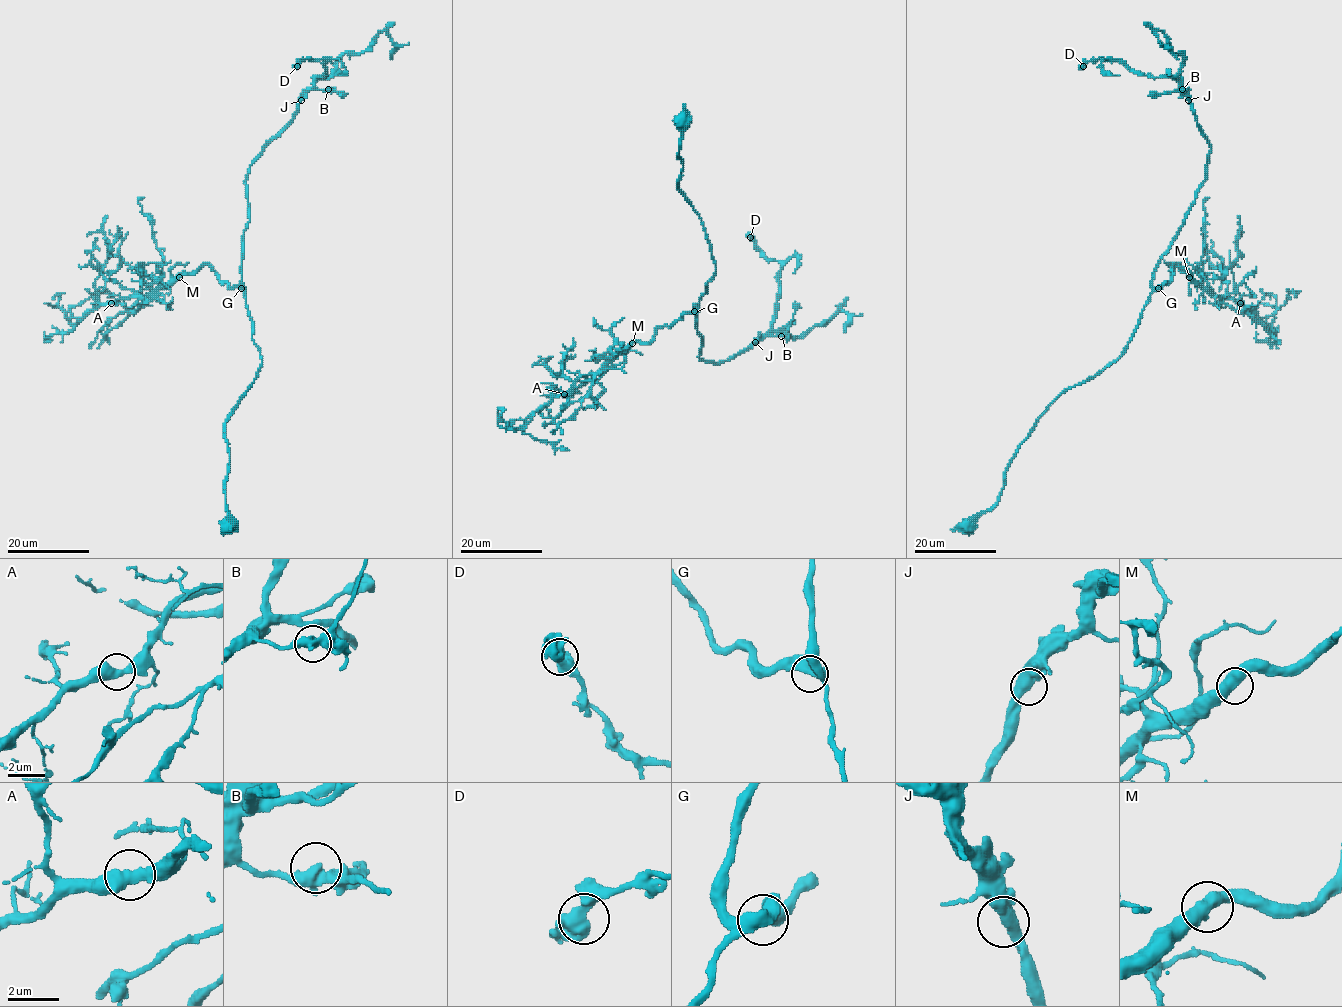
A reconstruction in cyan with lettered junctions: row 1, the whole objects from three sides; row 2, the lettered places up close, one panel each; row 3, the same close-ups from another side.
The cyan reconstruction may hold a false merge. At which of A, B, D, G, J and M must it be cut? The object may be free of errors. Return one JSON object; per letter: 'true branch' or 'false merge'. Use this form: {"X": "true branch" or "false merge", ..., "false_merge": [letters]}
{"A": "true branch", "B": "true branch", "D": "true branch", "G": "true branch", "J": "true branch", "M": "true branch", "false_merge": []}

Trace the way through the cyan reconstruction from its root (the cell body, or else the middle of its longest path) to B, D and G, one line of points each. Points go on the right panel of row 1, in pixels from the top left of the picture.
B: (965, 525), (997, 502), (1036, 419), (1131, 338), (1154, 269), (1205, 177), (1211, 145), (1182, 89)
D: (965, 525), (997, 502), (1036, 419), (1122, 354), (1205, 177), (1211, 145), (1176, 80), (1112, 58), (1083, 66)
G: (965, 525), (997, 502), (1005, 470), (1036, 419), (1062, 393), (1092, 378), (1122, 354), (1145, 302), (1158, 288)

